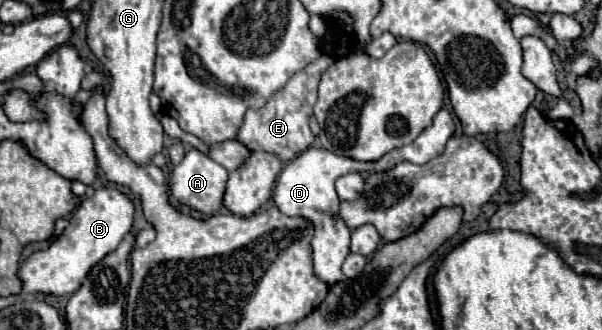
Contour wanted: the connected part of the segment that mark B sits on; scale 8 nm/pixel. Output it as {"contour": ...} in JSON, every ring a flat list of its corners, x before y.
{"contour":[[99,188,91,198,79,204,69,220,69,226,59,238,51,240,47,250,35,250,31,256,21,260,17,272,23,286,21,294,73,294,85,280,91,266,95,266,109,252,113,252,123,236,129,234,133,226,133,212,133,202,125,194,121,194,119,190]]}

